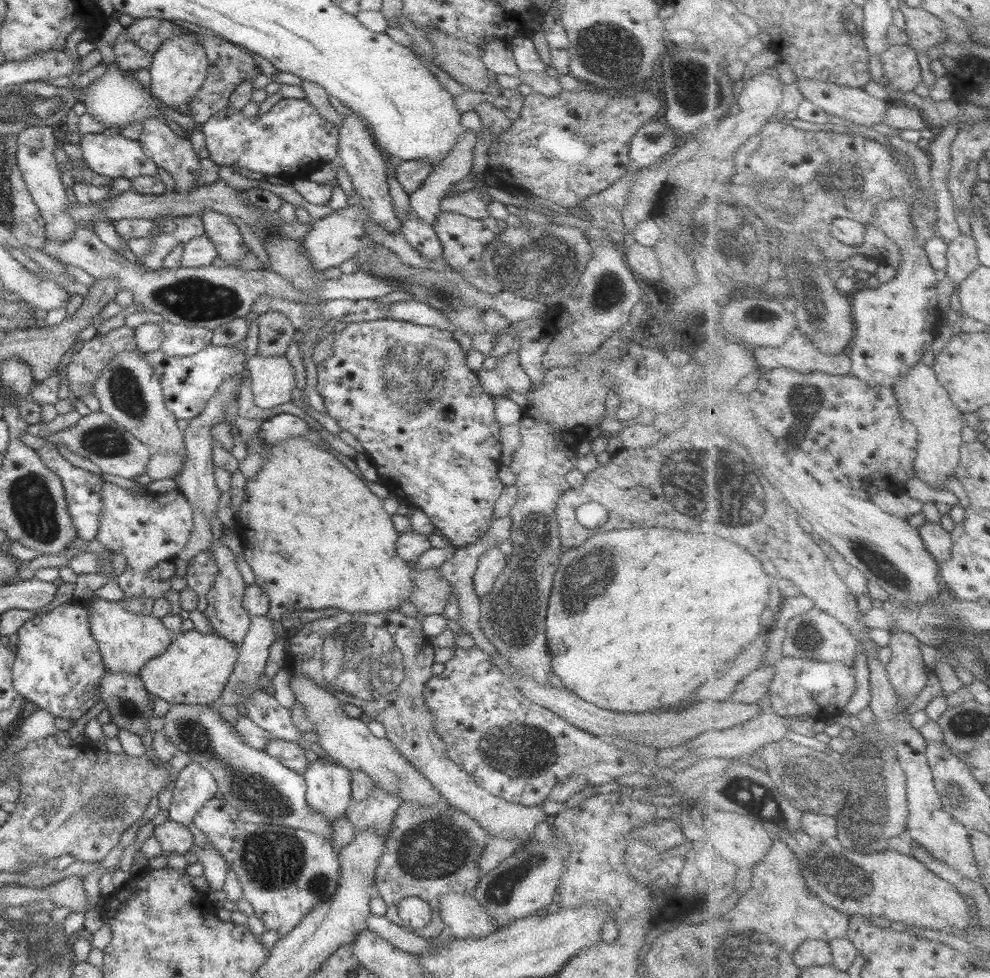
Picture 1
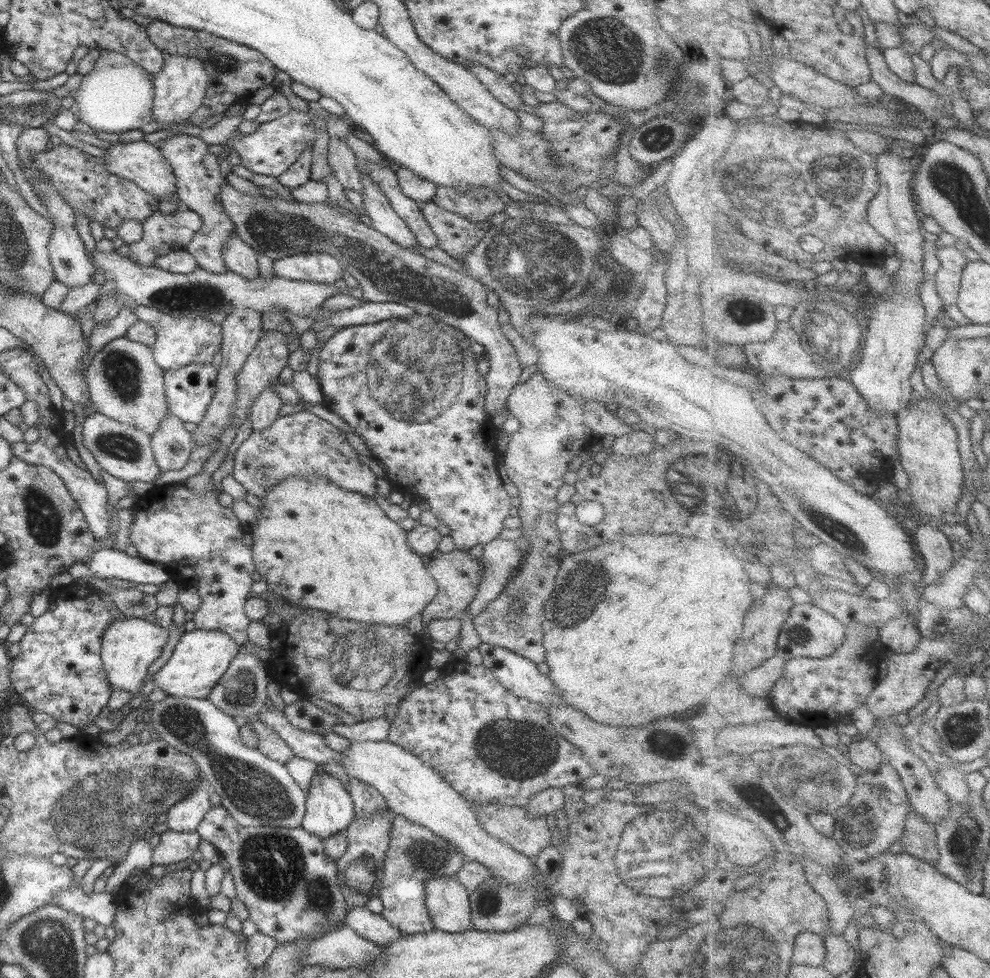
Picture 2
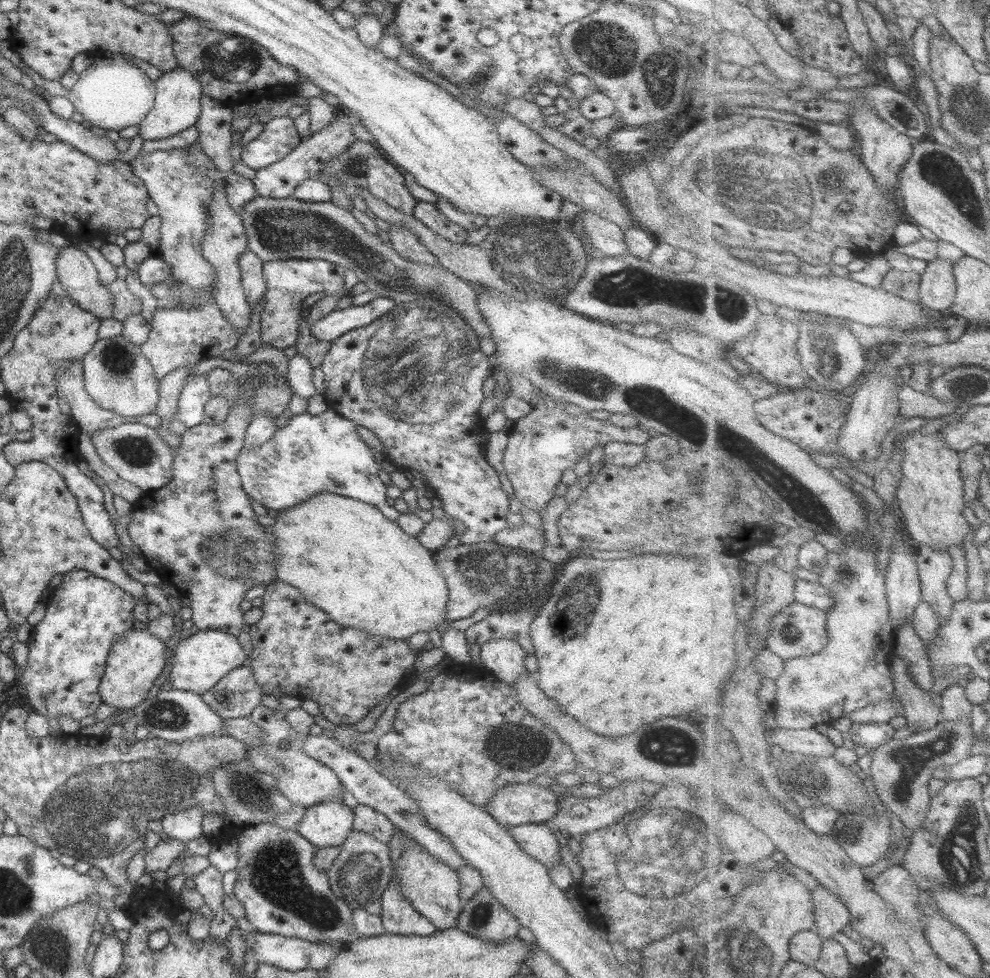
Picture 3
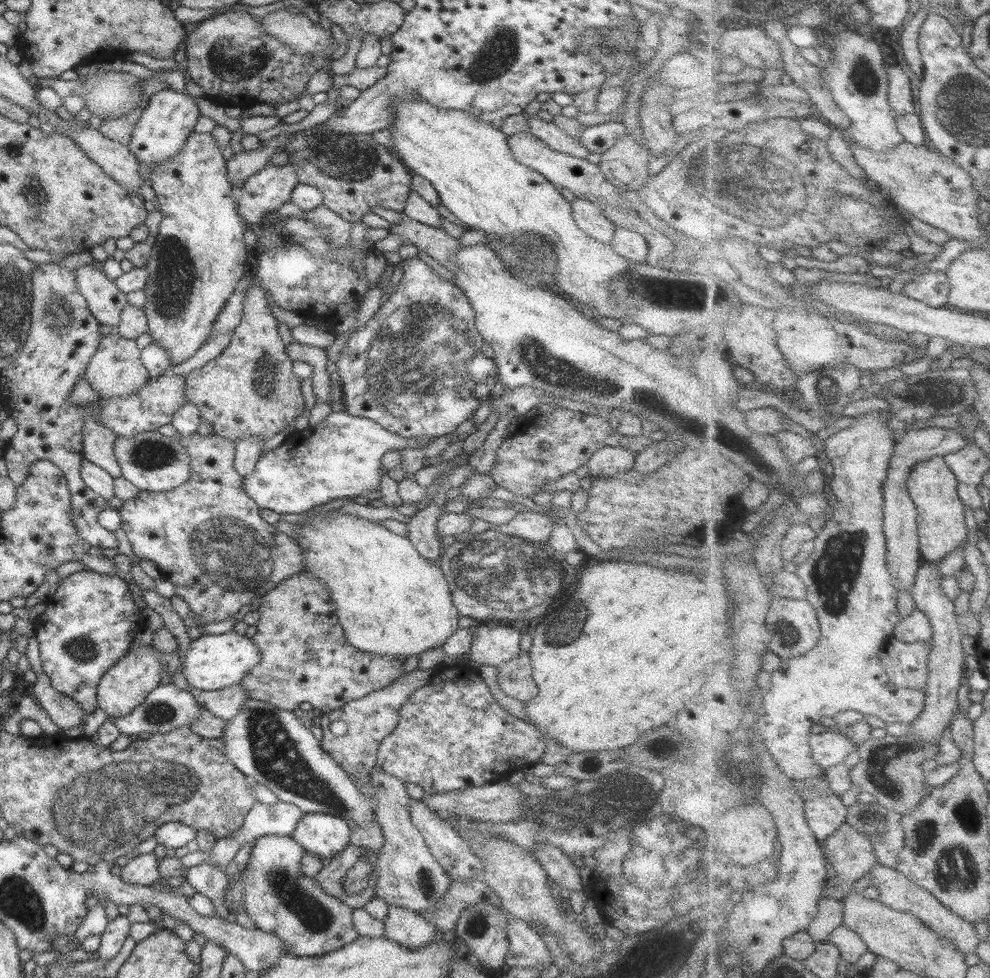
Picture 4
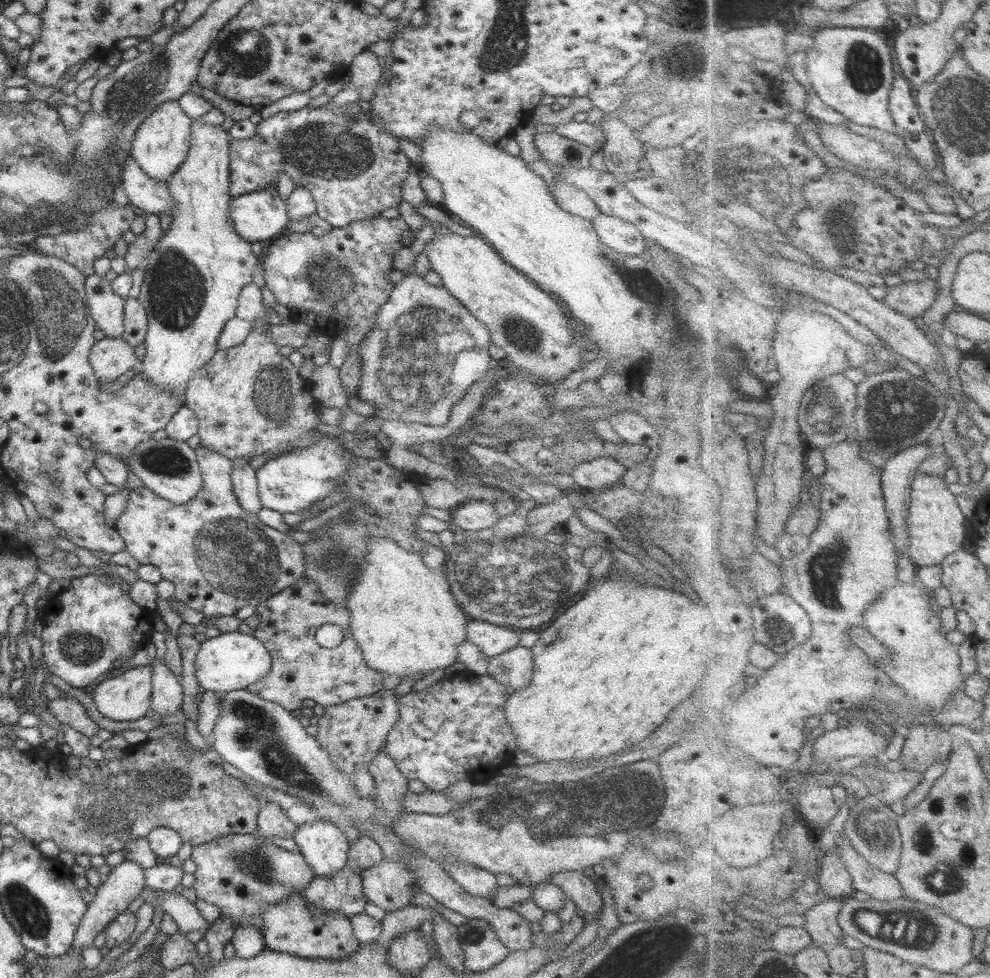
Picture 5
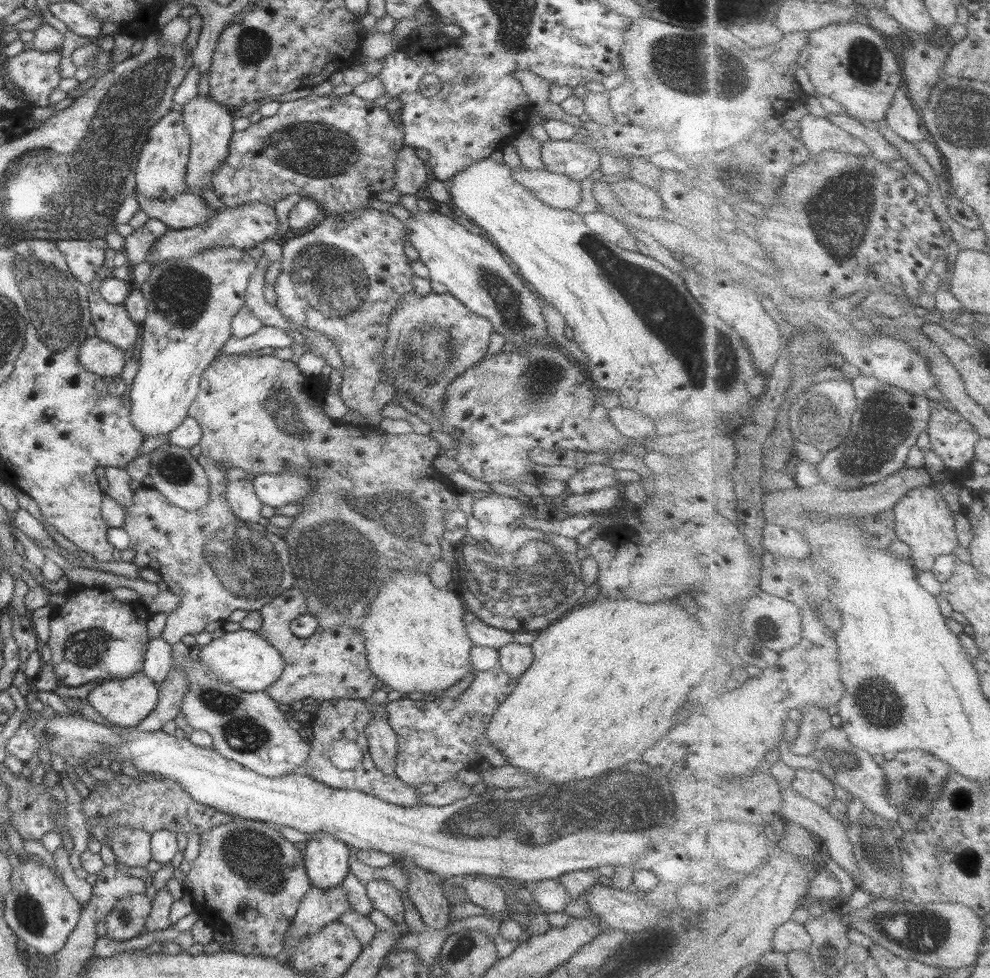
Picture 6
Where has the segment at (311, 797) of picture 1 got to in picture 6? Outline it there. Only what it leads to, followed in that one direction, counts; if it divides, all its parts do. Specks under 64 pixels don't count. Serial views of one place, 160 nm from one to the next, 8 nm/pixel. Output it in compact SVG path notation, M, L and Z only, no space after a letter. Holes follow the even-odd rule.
M325 832L311 834L303 850L305 868L311 886L320 890L336 888L348 878L348 846Z

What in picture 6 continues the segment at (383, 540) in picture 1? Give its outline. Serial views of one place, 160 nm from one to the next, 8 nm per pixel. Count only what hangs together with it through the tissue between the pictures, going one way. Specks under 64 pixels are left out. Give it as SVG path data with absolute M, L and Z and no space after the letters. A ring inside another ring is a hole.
M396 569L391 572L391 575L383 582L383 585L379 588L378 596L375 596L374 602L370 603L366 614L363 616L363 621L361 622L362 637L364 638L364 645L367 652L367 659L369 662L370 670L384 683L386 686L390 686L398 692L402 692L404 697L411 692L428 692L435 694L437 696L443 695L444 690L462 680L472 671L472 665L469 661L470 659L470 650L472 650L473 639L469 636L466 627L466 616L467 610L465 605L462 604L461 599L456 595L455 592L450 591L448 587L436 588L431 583L431 578L428 575L428 572L417 572L411 573L410 571L401 571Z

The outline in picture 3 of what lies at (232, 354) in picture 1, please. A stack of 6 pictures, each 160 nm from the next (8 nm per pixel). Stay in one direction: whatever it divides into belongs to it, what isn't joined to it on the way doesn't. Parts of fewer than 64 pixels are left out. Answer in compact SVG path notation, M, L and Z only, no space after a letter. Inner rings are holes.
M206 374L188 375L180 394L175 418L184 423L188 429L203 424L204 409L210 399L210 384L206 382Z

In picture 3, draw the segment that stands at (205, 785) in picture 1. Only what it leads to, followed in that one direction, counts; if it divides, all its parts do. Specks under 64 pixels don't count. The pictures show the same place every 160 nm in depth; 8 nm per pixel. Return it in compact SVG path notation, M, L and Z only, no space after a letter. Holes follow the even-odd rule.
M196 807L166 815L161 820L163 832L168 838L186 844L188 841L202 837L203 817L203 810Z

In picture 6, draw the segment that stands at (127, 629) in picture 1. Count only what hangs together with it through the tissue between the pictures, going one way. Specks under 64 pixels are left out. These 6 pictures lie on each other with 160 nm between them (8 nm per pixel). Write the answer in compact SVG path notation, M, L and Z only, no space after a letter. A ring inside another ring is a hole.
M140 671L125 679L114 679L97 686L90 686L84 694L95 711L106 717L111 723L133 727L154 710L159 699L159 685Z

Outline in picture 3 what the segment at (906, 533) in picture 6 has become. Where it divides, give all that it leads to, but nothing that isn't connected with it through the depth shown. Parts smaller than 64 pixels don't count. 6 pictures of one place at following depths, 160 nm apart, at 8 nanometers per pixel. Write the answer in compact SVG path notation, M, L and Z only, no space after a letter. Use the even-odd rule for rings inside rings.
M914 431L904 442L904 478L899 486L898 512L902 514L908 532L921 545L930 545L937 549L948 549L962 544L970 534L970 522L964 516L969 507L966 501L965 480L961 469L961 453L954 450L942 431L924 434Z

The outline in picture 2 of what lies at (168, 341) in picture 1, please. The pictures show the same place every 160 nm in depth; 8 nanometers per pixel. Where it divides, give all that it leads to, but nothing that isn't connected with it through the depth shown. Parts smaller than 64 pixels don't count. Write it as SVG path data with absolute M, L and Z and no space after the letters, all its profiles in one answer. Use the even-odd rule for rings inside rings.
M138 305L133 314L140 321L147 322L154 327L157 332L157 339L152 348L155 364L165 372L166 370L178 370L186 364L192 362L204 362L210 364L213 362L214 355L221 345L222 327L220 324L214 324L203 318L190 320L188 318L180 318L164 314L154 308Z

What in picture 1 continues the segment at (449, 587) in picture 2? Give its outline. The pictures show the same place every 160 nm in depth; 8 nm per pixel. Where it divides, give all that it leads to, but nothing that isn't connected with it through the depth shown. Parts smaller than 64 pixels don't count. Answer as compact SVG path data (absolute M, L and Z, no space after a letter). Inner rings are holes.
M434 569L417 571L413 583L415 589L409 596L409 601L416 606L417 612L425 616L442 615L449 593L454 590L453 586Z

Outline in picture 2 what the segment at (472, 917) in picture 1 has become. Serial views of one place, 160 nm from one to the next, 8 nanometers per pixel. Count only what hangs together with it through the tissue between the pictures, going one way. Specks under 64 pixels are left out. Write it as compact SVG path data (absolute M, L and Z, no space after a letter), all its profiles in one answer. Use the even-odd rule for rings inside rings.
M438 877L426 883L426 907L435 927L444 932L473 928L469 890L456 877Z

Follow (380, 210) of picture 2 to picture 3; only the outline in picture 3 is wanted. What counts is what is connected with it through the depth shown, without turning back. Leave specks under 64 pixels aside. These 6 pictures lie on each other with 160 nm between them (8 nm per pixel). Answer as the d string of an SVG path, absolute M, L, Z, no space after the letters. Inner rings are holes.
M390 224L389 239L394 250L406 260L429 265L439 264L439 260L411 230Z

